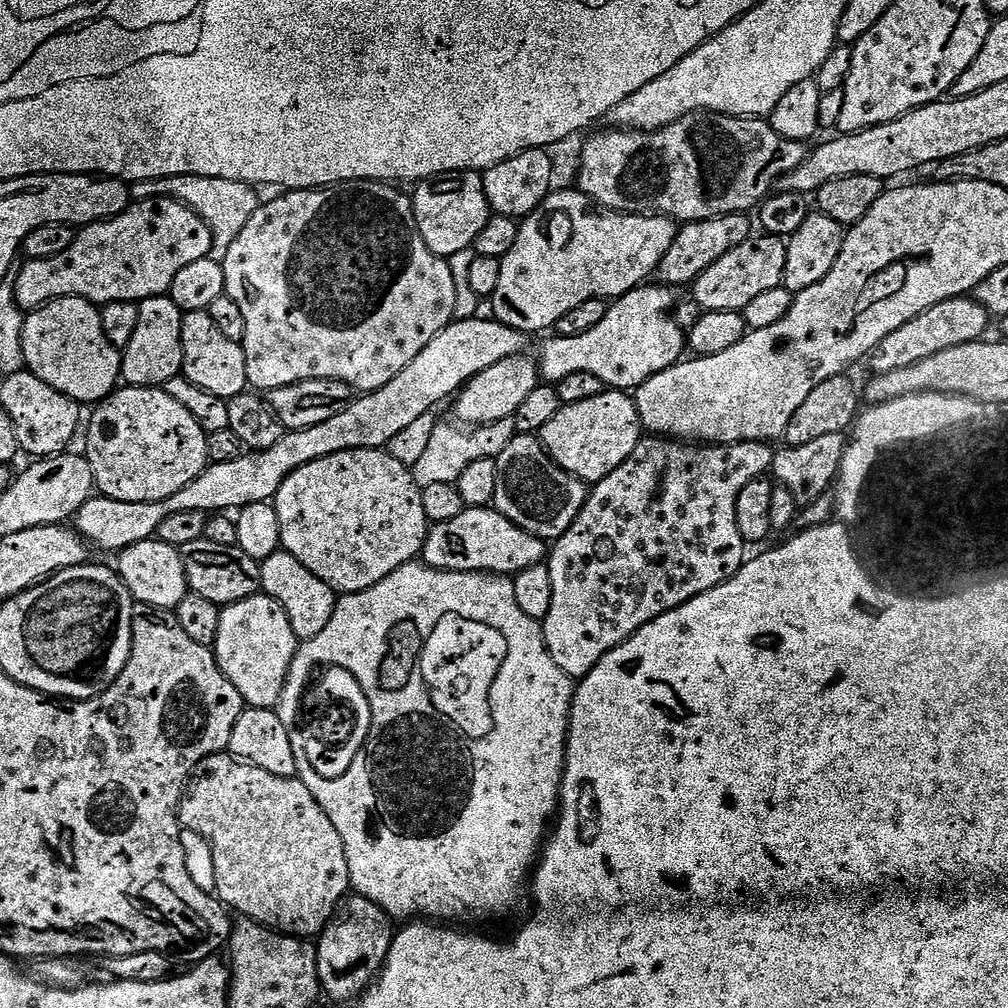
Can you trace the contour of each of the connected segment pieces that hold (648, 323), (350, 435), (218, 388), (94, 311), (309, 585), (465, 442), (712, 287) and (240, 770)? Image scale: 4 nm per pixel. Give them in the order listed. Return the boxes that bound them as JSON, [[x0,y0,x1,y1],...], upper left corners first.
[[538,282,686,390],[74,318,525,554],[182,311,249,401],[22,294,122,406],[260,550,338,642],[410,419,517,490],[690,235,787,313],[180,754,352,938]]

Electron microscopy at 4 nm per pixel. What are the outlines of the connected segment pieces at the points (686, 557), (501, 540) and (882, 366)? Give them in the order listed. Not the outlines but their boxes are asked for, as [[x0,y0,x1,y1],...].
[[542,438,773,678],[422,507,546,578],[869,296,990,375]]

